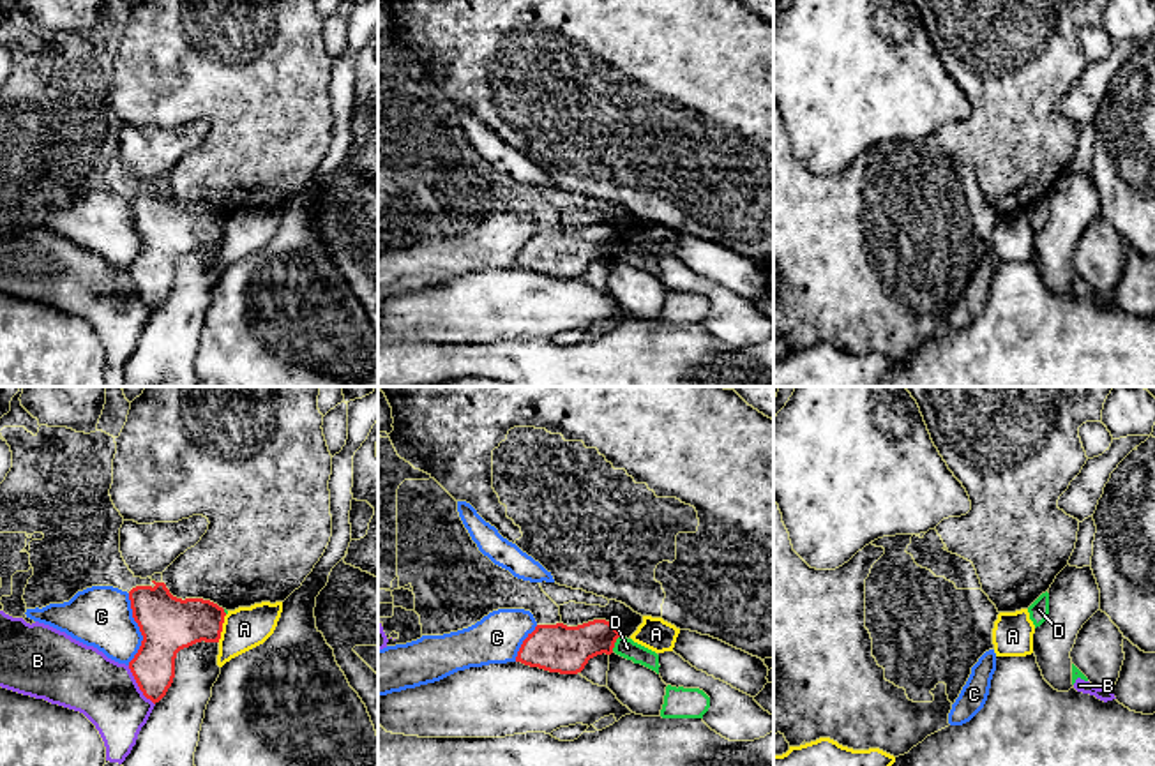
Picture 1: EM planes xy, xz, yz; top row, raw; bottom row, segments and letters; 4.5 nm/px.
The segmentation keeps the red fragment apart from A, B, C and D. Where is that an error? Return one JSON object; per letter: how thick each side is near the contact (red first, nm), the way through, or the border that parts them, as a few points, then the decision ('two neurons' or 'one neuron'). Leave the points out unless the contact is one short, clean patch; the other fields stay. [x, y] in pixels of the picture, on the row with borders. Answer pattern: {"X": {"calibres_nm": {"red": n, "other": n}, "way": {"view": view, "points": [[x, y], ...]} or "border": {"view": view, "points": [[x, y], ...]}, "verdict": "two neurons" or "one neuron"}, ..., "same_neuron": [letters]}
{"A": {"calibres_nm": {"red": 260, "other": 190}, "verdict": "two neurons"}, "B": {"calibres_nm": {"red": 190, "other": 300}, "border": {"view": "xy", "points": [[128, 666], [138, 689], [154, 705]]}, "verdict": "two neurons"}, "C": {"calibres_nm": {"red": 260, "other": 280}, "verdict": "two neurons"}, "D": {"calibres_nm": {"red": 220, "other": 90}, "border": {"view": "xz", "points": [[620, 636], [611, 650]]}, "verdict": "two neurons"}, "same_neuron": []}

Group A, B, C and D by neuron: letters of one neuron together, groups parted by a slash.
A / B D / C

